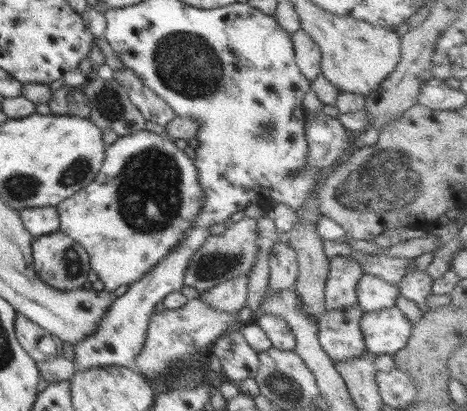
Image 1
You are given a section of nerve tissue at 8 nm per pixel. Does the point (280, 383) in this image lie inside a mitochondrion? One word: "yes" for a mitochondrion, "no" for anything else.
yes

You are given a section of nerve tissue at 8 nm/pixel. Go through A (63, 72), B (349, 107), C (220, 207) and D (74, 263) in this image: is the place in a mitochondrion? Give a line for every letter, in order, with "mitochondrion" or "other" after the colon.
A: other
B: other
C: other
D: mitochondrion

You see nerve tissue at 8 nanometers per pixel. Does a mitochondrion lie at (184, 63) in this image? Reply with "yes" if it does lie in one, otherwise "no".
yes

